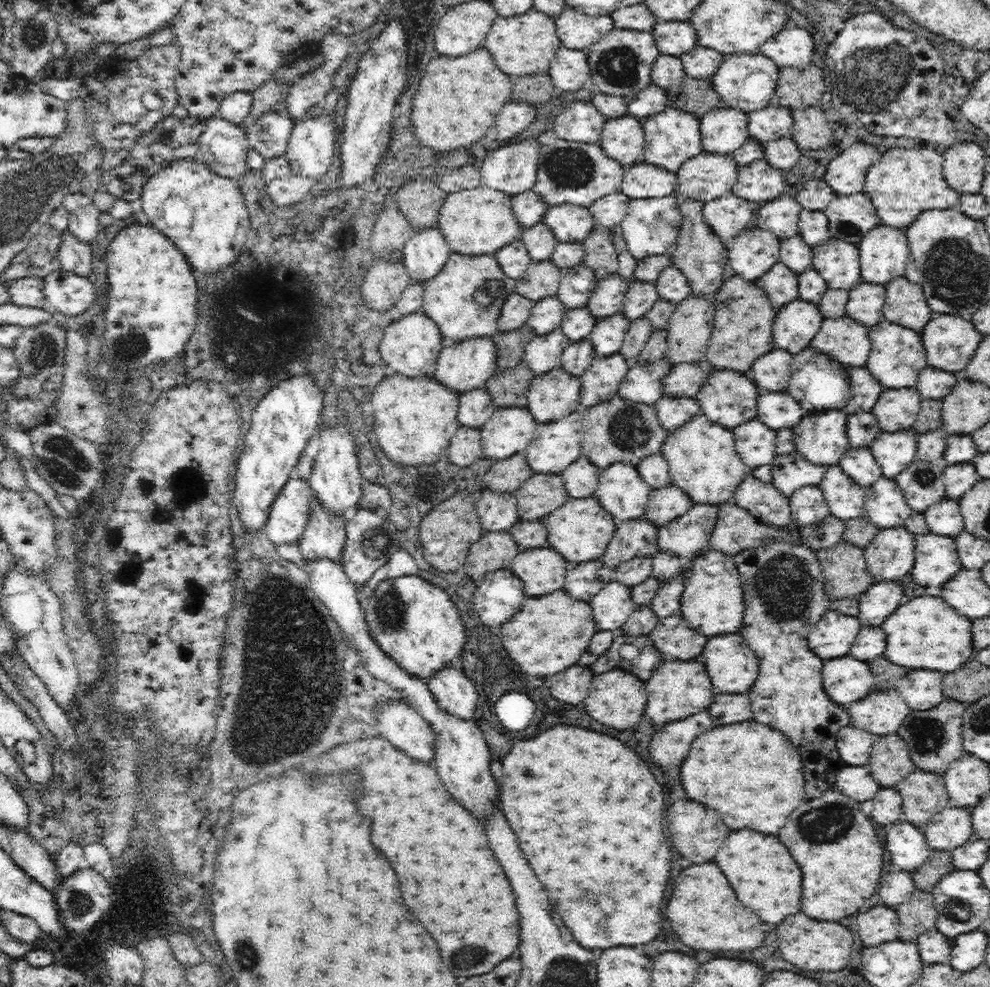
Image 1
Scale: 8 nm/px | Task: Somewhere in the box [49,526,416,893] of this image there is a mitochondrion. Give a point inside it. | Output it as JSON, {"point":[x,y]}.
{"point":[273,705]}

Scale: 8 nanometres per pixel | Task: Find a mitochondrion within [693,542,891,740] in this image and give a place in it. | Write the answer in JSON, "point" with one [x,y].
{"point":[786,590]}

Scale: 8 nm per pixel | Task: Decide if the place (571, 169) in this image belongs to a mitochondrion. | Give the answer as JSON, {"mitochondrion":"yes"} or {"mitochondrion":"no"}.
{"mitochondrion":"yes"}

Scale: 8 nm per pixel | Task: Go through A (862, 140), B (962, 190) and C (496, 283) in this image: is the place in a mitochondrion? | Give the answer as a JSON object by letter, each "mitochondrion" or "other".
{"A":"other","B":"other","C":"mitochondrion"}

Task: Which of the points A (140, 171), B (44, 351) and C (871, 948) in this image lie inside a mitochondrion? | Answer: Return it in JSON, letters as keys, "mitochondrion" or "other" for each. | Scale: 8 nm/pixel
{"A":"mitochondrion","B":"mitochondrion","C":"other"}

